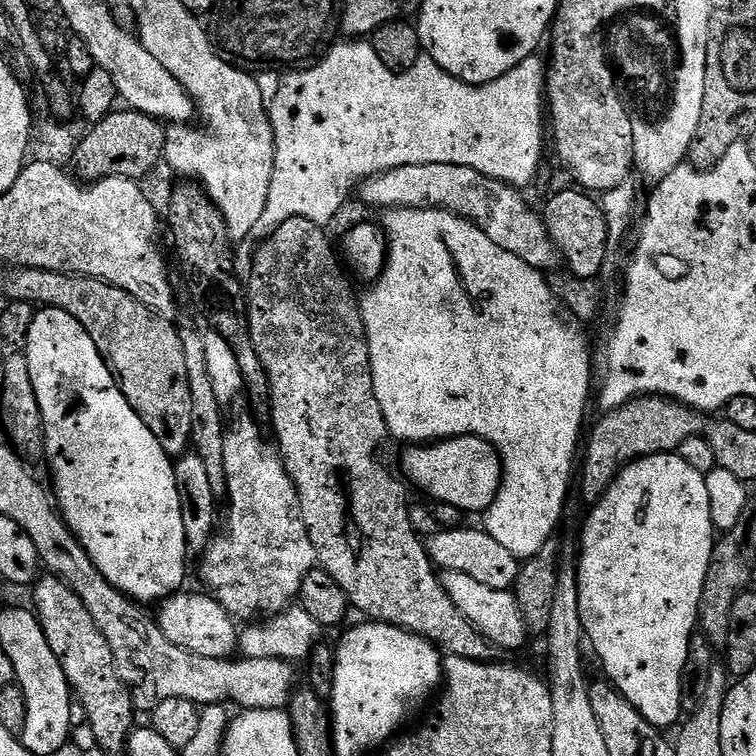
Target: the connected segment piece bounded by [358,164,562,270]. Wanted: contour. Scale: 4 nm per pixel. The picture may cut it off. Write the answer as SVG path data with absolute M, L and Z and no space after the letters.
M427 164L426 166L398 166L389 172L379 172L376 176L370 176L363 181L358 188L358 196L368 204L373 204L379 210L391 210L394 208L447 208L456 216L466 218L470 223L478 225L488 235L490 242L498 242L510 254L522 258L530 266L541 270L549 270L557 263L561 263L562 257L556 251L554 242L544 225L543 215L536 212L523 200L521 189L512 187L511 184L503 184L486 174L478 174L478 170L470 170L470 166L450 166L449 164Z

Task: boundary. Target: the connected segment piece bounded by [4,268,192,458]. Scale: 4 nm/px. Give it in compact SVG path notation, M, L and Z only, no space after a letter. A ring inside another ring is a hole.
M16 268L4 280L4 292L9 301L24 300L30 305L51 306L66 310L94 338L94 346L98 346L100 357L108 364L112 377L124 391L126 402L146 422L150 434L158 438L162 450L173 458L184 455L192 443L192 423L190 422L190 386L186 382L186 358L182 354L182 338L180 328L172 325L171 319L147 308L142 302L135 300L122 289L107 284L104 280L96 280L93 276L78 276L62 272L43 272L41 268Z

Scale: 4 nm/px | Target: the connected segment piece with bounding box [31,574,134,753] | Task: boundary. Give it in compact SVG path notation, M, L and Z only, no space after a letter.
M41 575L31 592L32 600L36 603L36 618L46 634L46 642L50 642L50 650L58 658L75 699L84 707L86 723L94 730L97 745L108 752L123 753L126 737L134 727L134 697L128 685L123 684L116 675L106 638L102 638L102 632L90 618L86 606L82 606L78 596L56 576Z

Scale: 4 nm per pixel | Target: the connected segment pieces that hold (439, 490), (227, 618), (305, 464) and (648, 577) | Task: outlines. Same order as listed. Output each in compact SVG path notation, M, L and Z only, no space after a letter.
M449 436L447 440L412 446L407 450L403 472L407 483L433 496L433 501L458 507L464 514L483 514L490 502L494 502L504 477L504 464L496 447L482 437Z
M181 590L159 605L158 623L162 634L166 634L166 638L170 638L174 646L198 654L202 658L223 660L231 657L238 648L237 621L216 598L211 595L199 596L196 592L188 591Z
M295 216L282 222L276 230L267 233L266 239L263 241L265 244L257 250L256 257L252 260L252 277L246 280L246 315L249 330L254 350L257 351L258 358L261 359L262 366L269 378L270 427L272 426L276 431L277 442L275 441L275 443L278 445L280 456L283 457L285 470L296 487L301 520L305 523L310 542L313 543L315 559L318 561L319 567L323 568L326 574L330 574L330 578L334 578L334 582L338 582L338 586L342 586L349 605L364 611L369 621L378 624L393 624L395 628L405 628L408 632L424 636L449 656L461 656L467 660L491 661L492 652L494 653L493 645L465 618L462 610L458 610L458 606L454 606L450 594L446 594L444 583L438 575L437 565L429 556L425 541L423 539L420 541L416 537L416 528L408 521L408 500L404 497L405 481L399 475L396 477L384 465L384 460L380 457L380 451L384 448L384 439L389 439L390 433L386 426L386 418L382 414L382 406L378 406L378 398L374 394L374 378L370 366L370 350L364 329L362 304L358 299L358 292L356 296L351 282L348 281L349 273L342 267L342 260L337 249L336 252L332 249L326 233L328 232L323 227L316 225L313 220L307 220L301 216Z
M659 452L653 456L644 456L640 460L634 460L631 464L624 465L616 476L616 481L604 491L604 495L591 505L592 513L584 524L584 541L578 544L578 606L580 617L584 627L584 635L587 643L592 643L600 664L604 667L603 675L607 677L613 688L617 688L621 694L639 710L642 718L650 722L655 728L668 730L671 724L679 725L680 704L685 703L684 698L684 667L688 661L688 647L694 633L697 631L697 620L700 614L700 599L706 582L706 574L710 570L712 561L712 549L714 547L714 529L710 518L710 490L706 490L704 481L705 473L694 470L690 462L686 462L671 452Z

